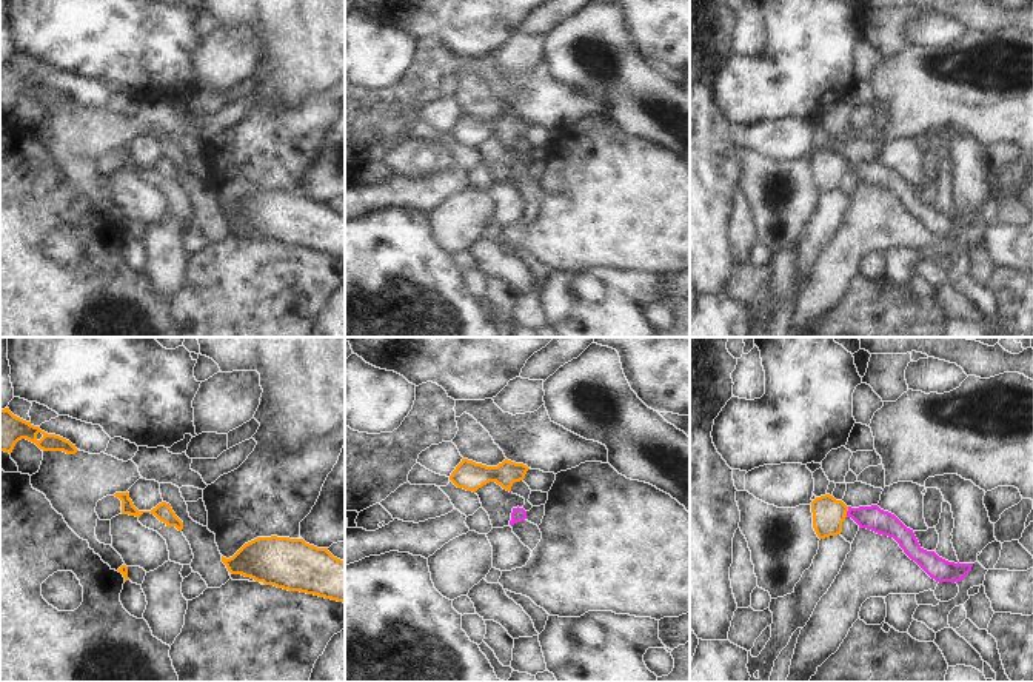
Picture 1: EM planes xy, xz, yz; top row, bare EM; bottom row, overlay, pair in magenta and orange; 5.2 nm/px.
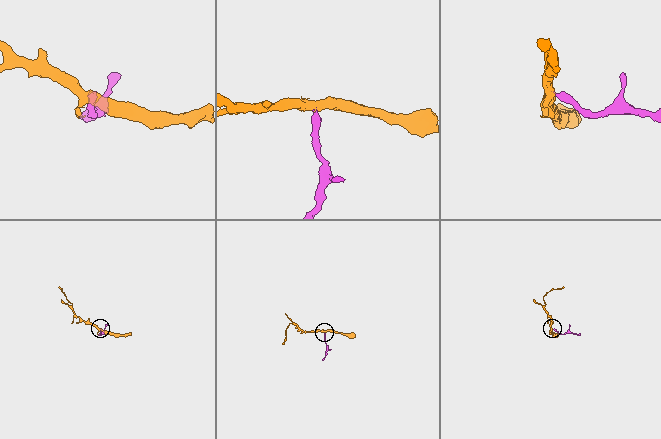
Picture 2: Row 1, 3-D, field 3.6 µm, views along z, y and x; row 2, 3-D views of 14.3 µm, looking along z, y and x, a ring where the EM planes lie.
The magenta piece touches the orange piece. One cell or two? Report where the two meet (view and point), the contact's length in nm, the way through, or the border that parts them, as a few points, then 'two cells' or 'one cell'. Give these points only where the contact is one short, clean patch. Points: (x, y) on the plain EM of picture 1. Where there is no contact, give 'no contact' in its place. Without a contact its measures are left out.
contact yz (847, 167); length 60 nm; way yz (872, 173), (847, 167), (829, 168); one cell

